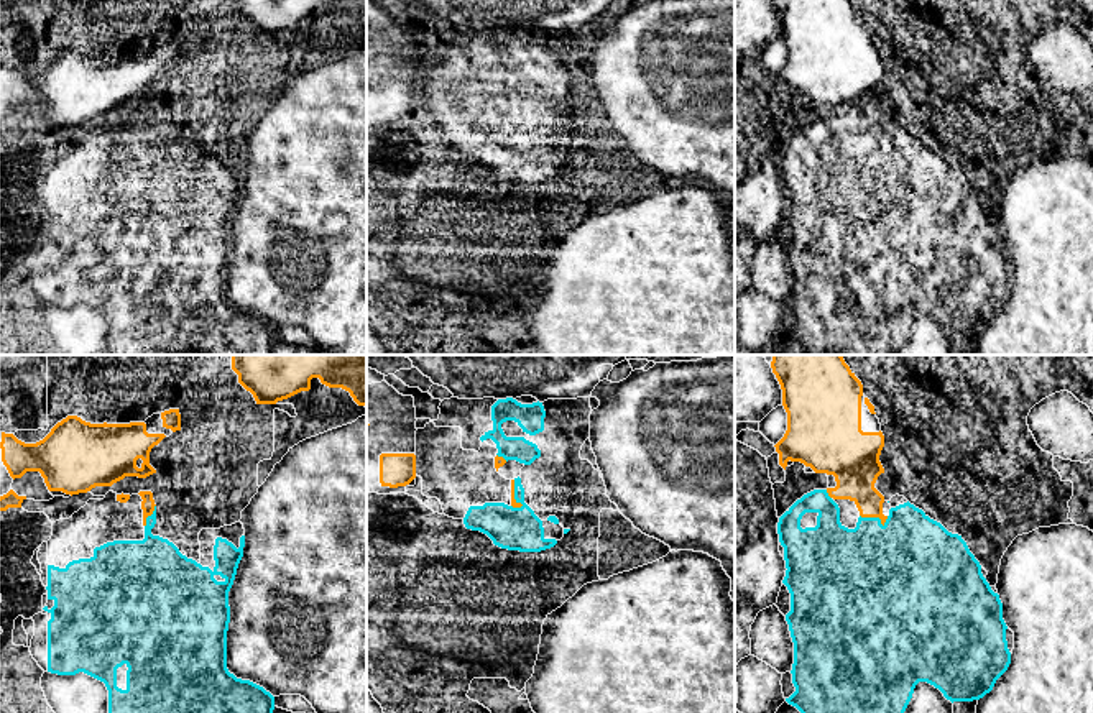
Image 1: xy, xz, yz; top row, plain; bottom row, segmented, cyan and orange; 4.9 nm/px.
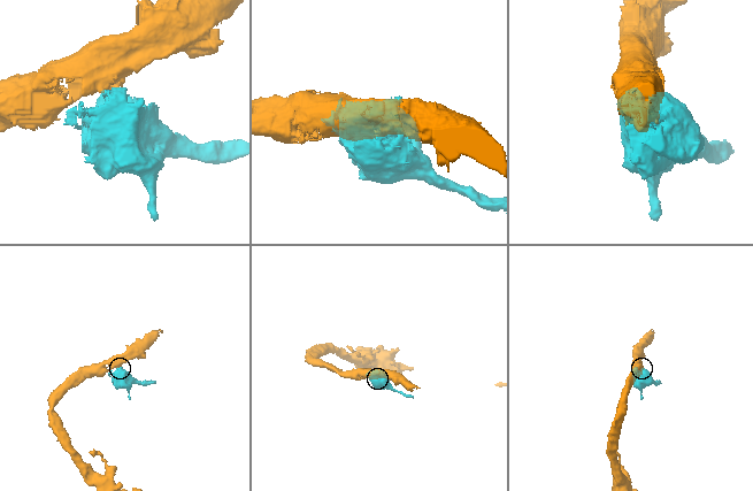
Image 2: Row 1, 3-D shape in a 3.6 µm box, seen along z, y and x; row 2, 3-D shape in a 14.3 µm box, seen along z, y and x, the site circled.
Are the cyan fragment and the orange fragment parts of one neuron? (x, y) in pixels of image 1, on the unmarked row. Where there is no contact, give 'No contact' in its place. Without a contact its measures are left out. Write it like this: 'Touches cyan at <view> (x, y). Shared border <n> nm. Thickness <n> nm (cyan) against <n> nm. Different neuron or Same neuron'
Touches cyan at yz (875, 150). Shared border 140 nm. Thickness 440 nm (cyan) against 220 nm. Different neuron

